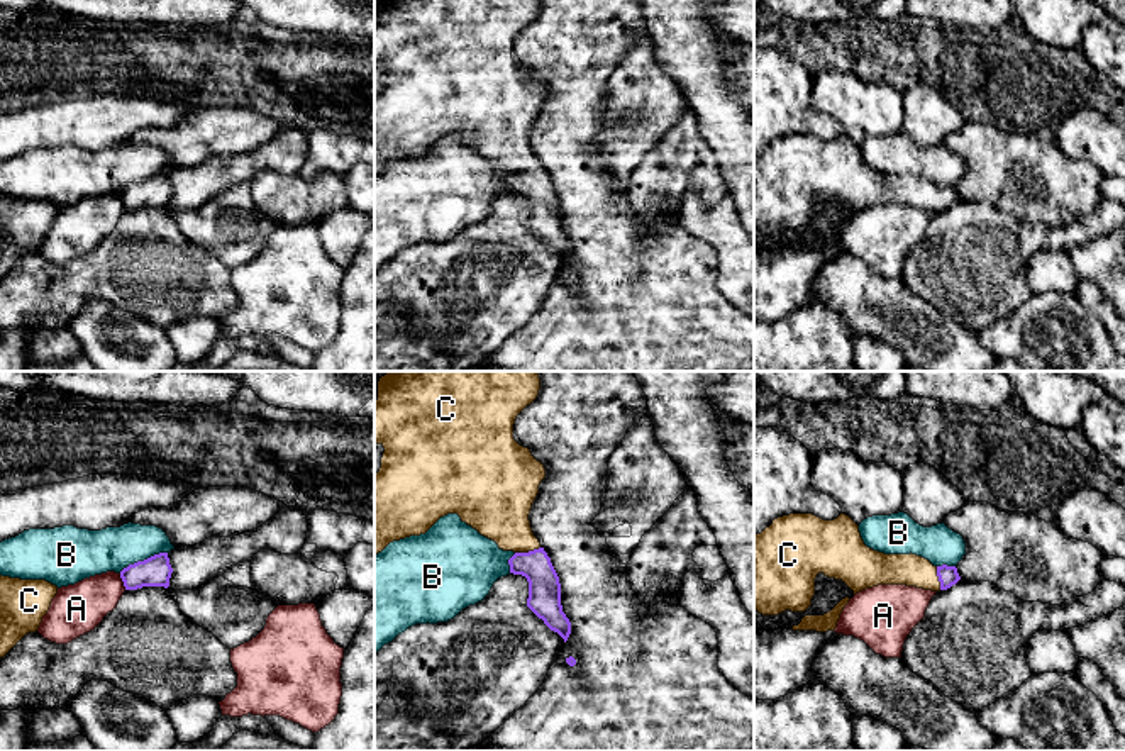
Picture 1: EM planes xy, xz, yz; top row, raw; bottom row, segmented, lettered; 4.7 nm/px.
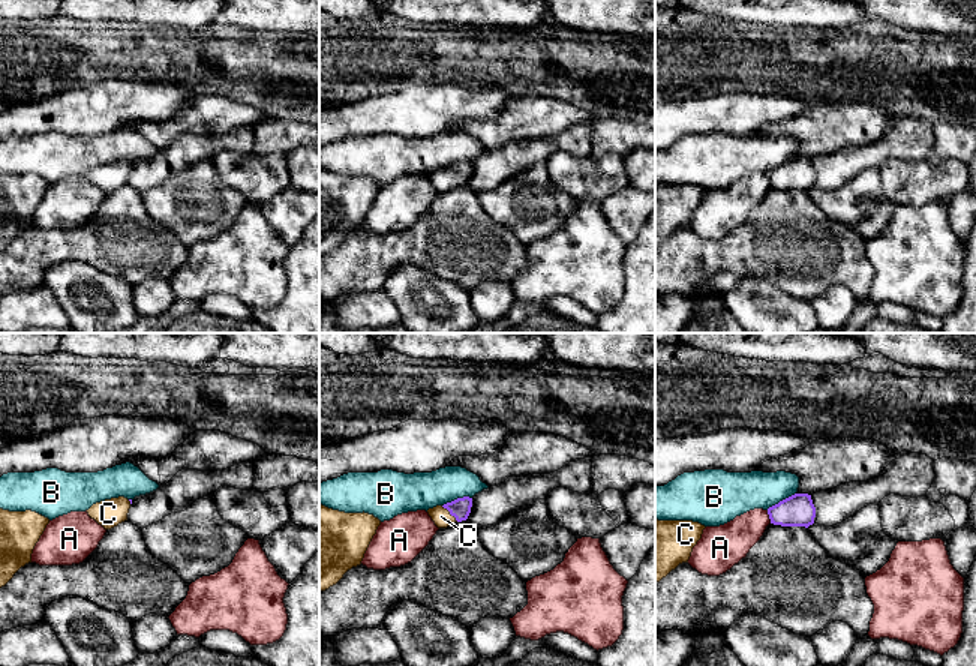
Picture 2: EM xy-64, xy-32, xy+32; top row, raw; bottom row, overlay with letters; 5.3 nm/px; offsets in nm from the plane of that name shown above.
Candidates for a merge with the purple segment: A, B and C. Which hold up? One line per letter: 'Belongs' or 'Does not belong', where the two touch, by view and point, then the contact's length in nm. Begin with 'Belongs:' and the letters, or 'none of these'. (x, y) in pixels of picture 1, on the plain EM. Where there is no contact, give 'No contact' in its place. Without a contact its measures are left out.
Belongs: C
A: Does not belong. Touches purple at xy (122, 200). Shared border 90 nm
B: Does not belong. Touches purple at xy (144, 180). Shared border 260 nm
C: Belongs. Touches purple at xz (529, 172). Shared border 120 nm

